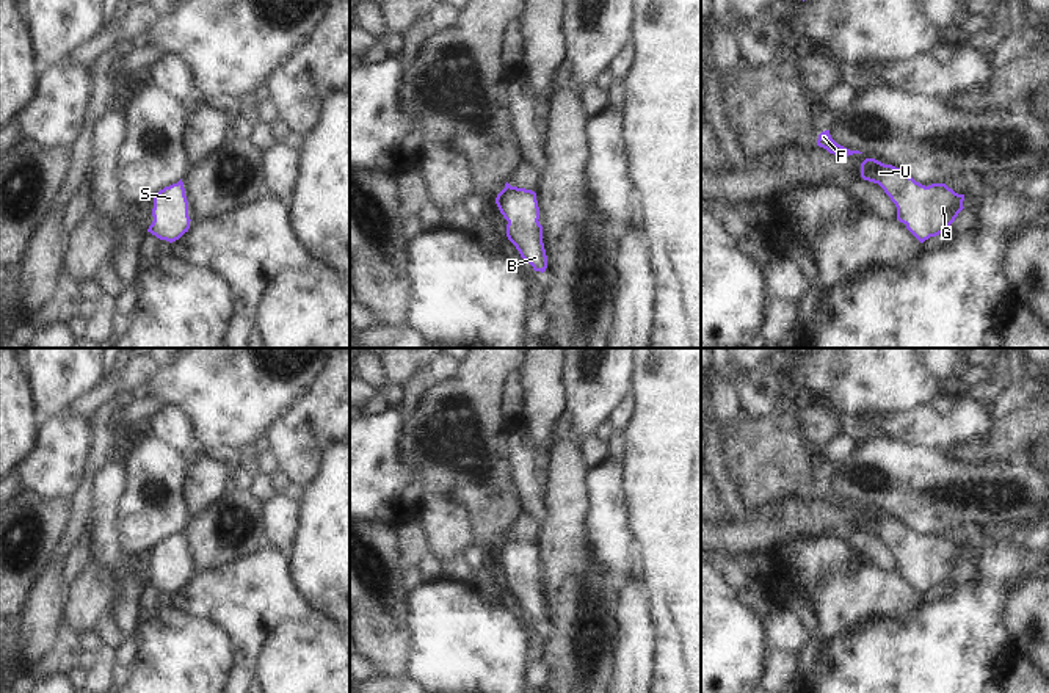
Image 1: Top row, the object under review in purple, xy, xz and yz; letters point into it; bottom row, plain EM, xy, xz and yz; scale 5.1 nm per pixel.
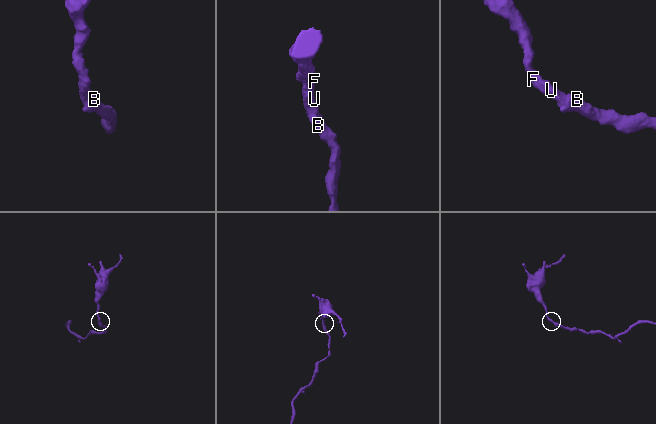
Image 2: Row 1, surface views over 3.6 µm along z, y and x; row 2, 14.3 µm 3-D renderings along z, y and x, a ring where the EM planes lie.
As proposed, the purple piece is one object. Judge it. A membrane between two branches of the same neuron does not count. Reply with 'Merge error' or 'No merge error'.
No merge error.

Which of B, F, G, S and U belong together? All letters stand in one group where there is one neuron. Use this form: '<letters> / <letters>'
B F G S U

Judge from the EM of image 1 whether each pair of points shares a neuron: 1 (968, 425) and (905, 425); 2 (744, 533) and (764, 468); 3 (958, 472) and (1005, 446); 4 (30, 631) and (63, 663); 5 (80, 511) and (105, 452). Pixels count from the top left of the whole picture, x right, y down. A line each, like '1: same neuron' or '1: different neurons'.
1: same neuron
2: different neurons
3: different neurons
4: different neurons
5: same neuron

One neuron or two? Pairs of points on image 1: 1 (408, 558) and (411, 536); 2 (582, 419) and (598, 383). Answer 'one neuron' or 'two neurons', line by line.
1: one neuron
2: one neuron

